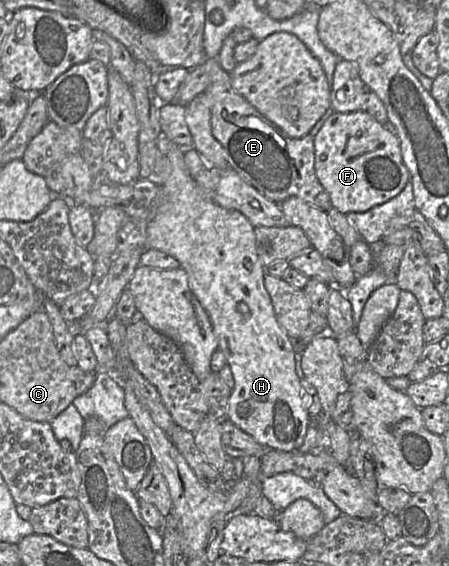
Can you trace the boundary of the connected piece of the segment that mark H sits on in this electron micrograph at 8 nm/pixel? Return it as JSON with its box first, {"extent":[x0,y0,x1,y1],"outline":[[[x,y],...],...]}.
{"extent":[69,136,311,452],"outline":[[[162,136],[158,149],[171,164],[171,173],[162,184],[162,204],[147,224],[143,247],[134,247],[117,253],[112,260],[108,274],[94,286],[96,303],[92,310],[76,321],[69,323],[73,334],[83,334],[88,329],[104,325],[114,315],[118,298],[125,290],[140,264],[141,255],[148,249],[157,249],[178,260],[188,275],[189,287],[209,316],[227,364],[234,377],[226,418],[241,430],[251,435],[258,443],[284,452],[297,451],[304,443],[311,424],[307,411],[305,394],[296,374],[295,351],[290,337],[279,325],[273,305],[264,285],[265,267],[260,262],[255,242],[254,227],[239,211],[228,210],[216,204],[210,195],[191,177],[185,162],[184,149]]]}

